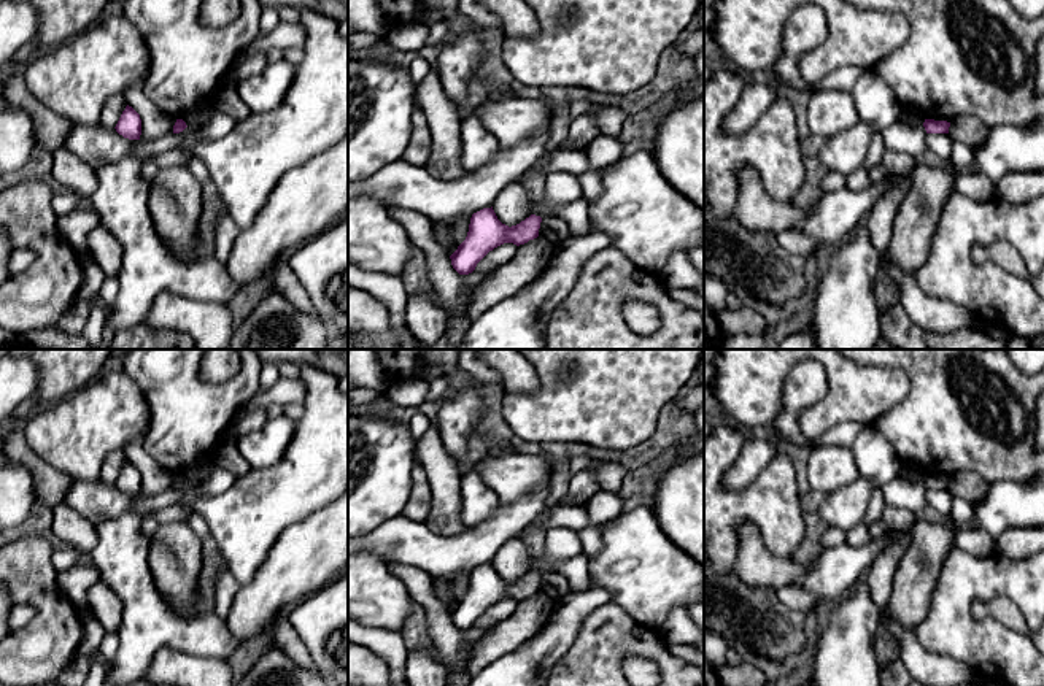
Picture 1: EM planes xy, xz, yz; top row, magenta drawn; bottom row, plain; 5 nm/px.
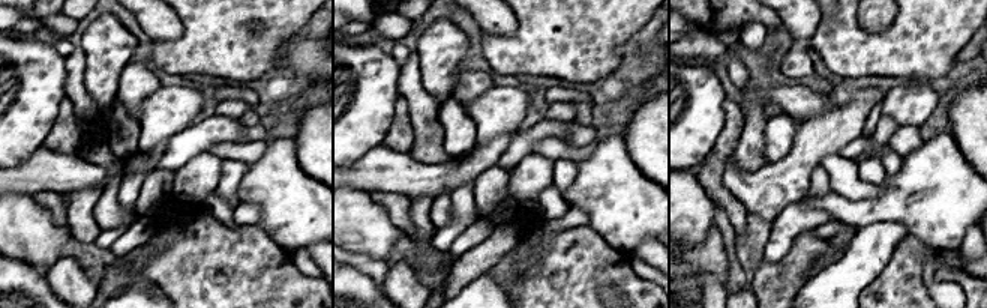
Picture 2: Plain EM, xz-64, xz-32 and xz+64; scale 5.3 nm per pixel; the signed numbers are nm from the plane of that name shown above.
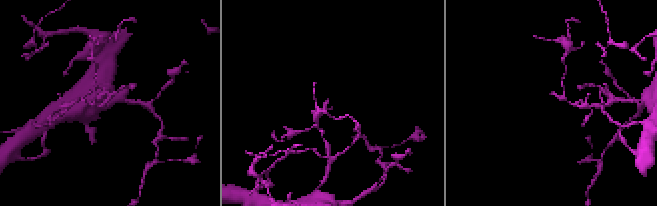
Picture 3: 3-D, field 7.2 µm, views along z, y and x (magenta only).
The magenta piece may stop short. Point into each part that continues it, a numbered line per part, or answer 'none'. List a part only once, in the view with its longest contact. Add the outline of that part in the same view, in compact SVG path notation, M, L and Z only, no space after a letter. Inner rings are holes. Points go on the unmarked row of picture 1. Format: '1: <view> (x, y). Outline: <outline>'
none

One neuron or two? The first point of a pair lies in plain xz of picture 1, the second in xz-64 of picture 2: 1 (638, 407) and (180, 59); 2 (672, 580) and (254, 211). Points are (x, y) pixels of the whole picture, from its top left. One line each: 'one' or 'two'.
1: one
2: two

